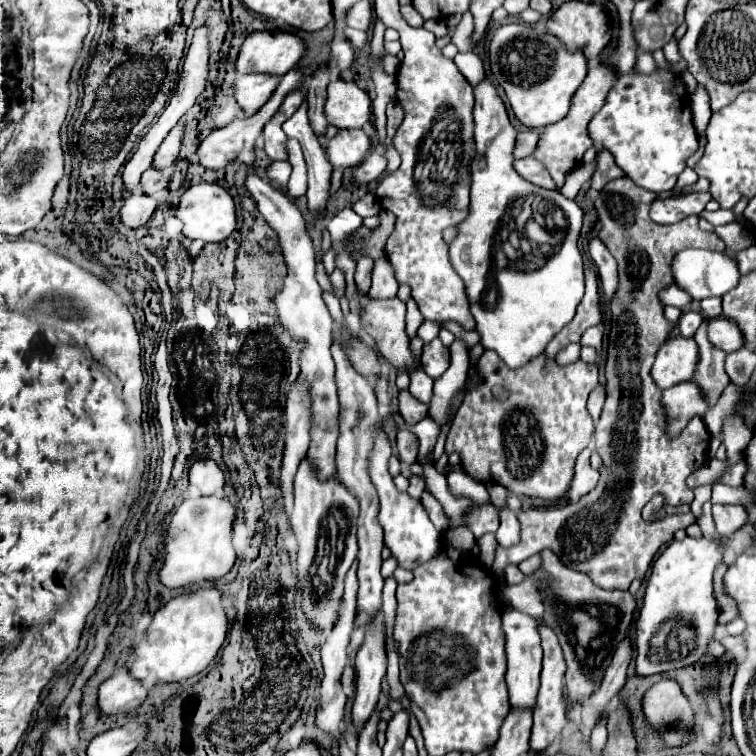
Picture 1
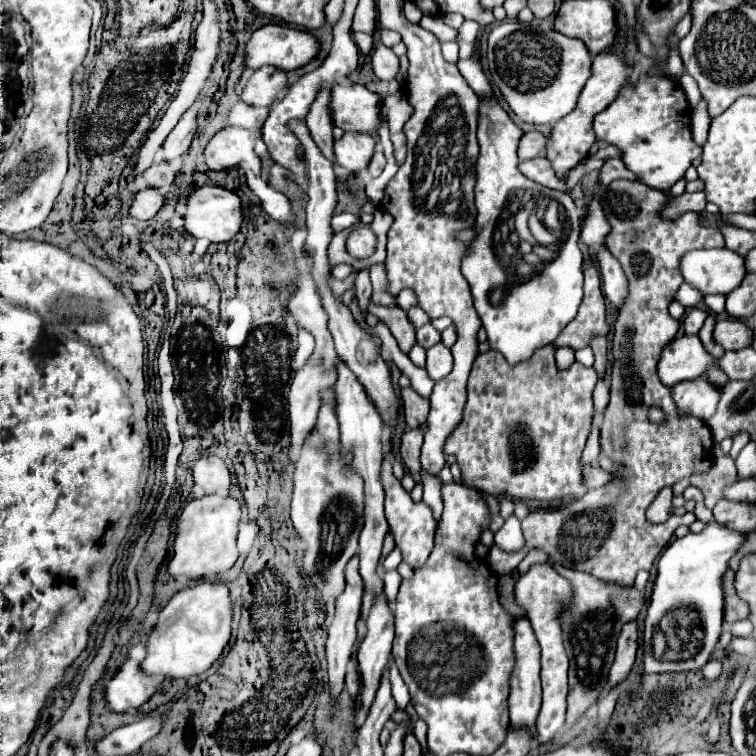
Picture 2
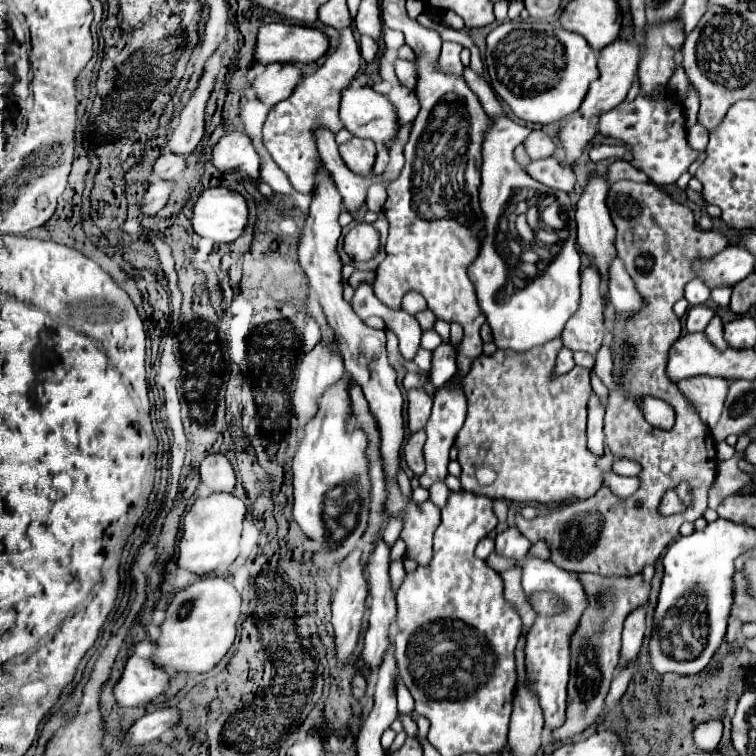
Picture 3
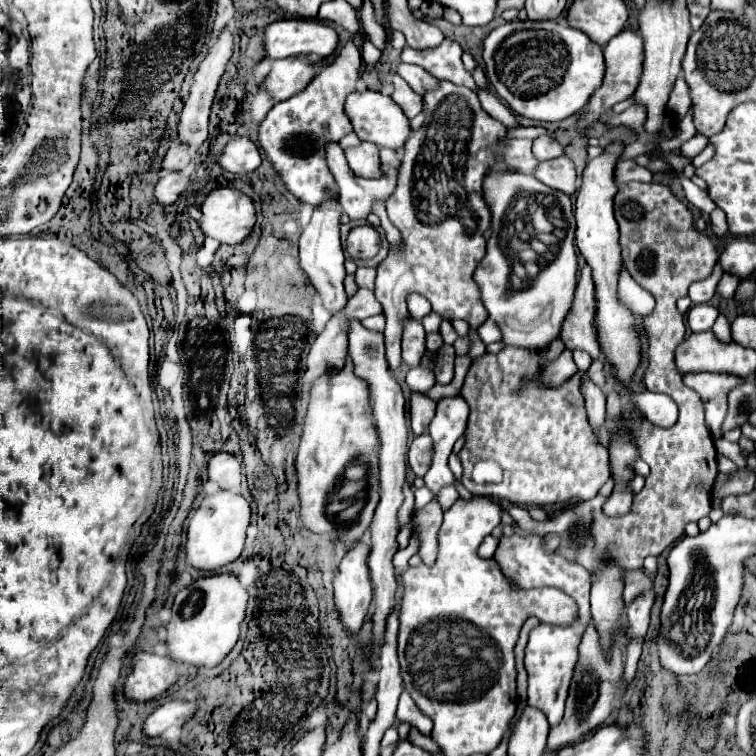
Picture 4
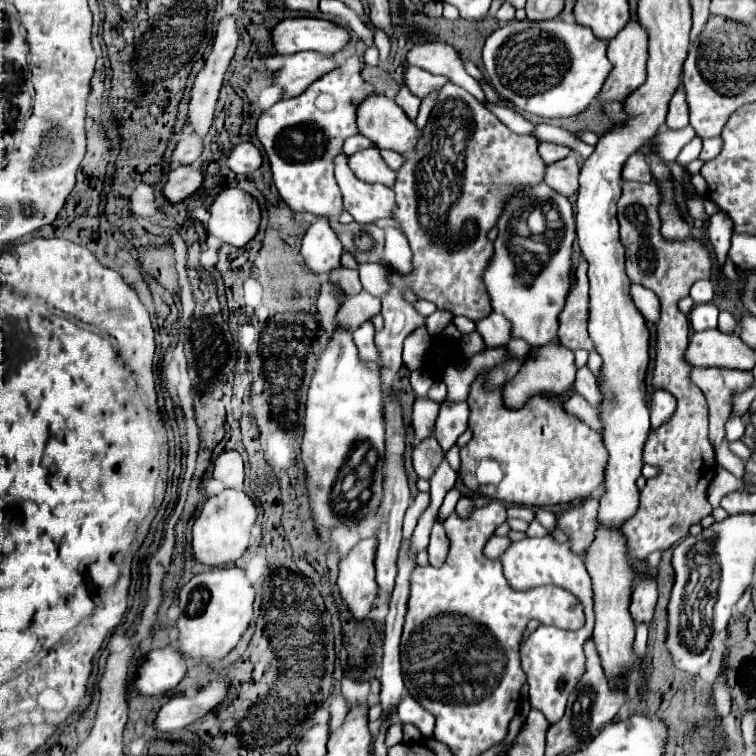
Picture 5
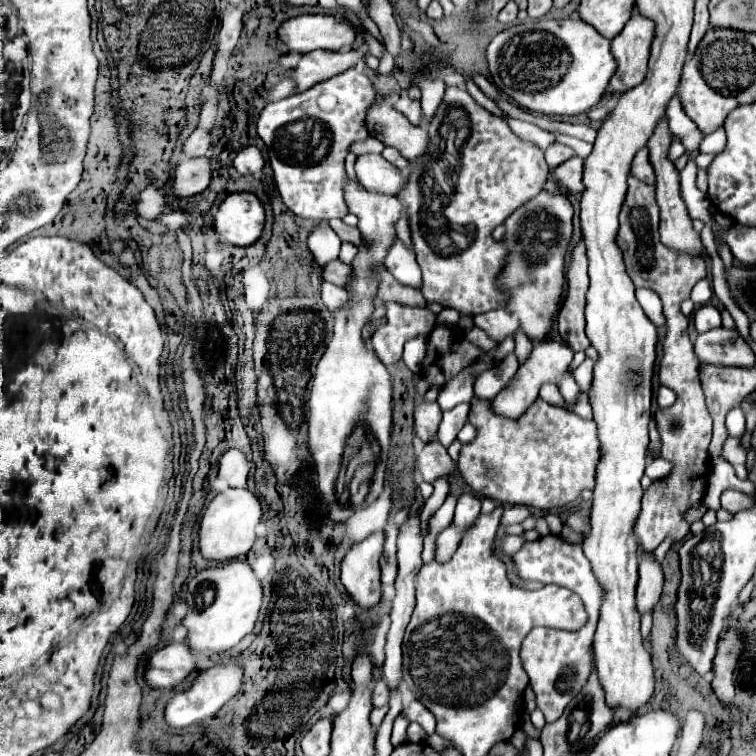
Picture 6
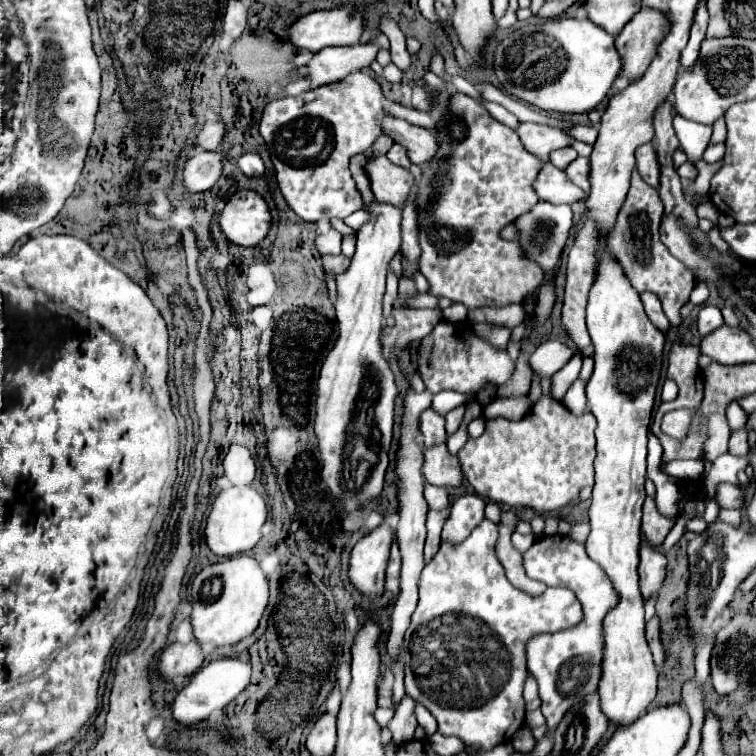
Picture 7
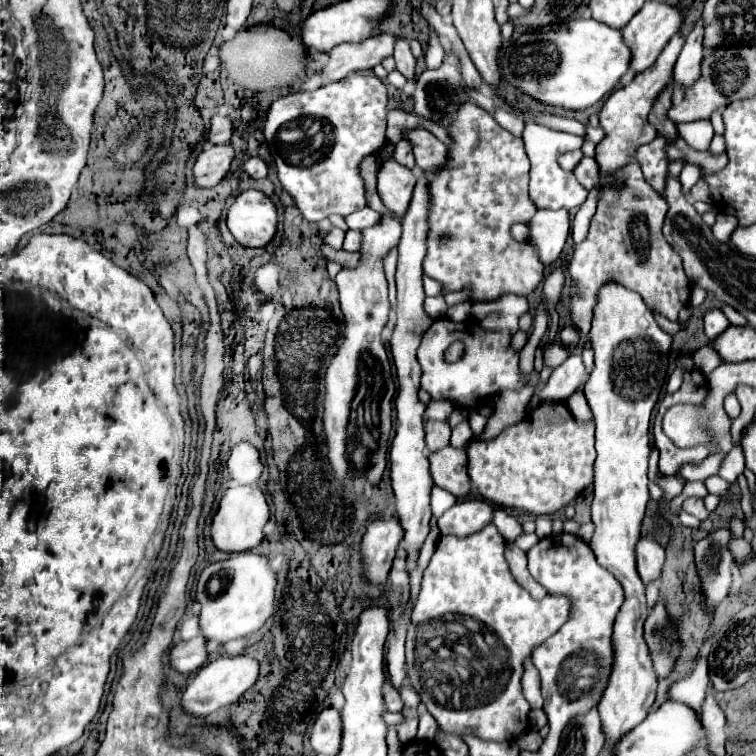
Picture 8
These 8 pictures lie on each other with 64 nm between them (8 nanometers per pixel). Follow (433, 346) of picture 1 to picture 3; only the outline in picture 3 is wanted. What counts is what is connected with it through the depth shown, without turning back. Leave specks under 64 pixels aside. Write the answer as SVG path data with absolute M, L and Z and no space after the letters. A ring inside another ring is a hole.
M442 343L436 350L434 350L434 358L432 358L432 370L430 370L430 380L434 384L434 388L440 388L444 386L456 372L456 359L455 354L446 347L447 350L441 352L442 346L446 346Z

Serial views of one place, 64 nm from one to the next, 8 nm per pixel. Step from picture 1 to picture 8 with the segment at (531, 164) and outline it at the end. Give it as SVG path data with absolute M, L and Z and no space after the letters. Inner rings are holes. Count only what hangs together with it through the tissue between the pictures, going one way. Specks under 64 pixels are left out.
M582 158L582 162L576 166L574 170L578 182L586 188L586 190L592 190L596 184L598 184L598 178L600 178L600 168L596 164L594 158Z

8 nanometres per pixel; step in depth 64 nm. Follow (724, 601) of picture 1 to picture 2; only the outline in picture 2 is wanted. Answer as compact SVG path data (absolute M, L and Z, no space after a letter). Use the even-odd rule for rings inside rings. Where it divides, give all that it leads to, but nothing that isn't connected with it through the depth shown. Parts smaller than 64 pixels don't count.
M724 586L724 596L726 596L726 622L736 622L748 618L748 604L738 598L734 586Z

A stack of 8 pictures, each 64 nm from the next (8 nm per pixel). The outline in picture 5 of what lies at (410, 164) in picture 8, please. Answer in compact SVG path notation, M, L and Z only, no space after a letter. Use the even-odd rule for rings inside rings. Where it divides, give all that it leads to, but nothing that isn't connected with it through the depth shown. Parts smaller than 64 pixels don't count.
M380 150L380 154L382 154L384 162L386 162L392 170L398 170L398 168L404 164L404 156L400 156L400 154L394 152L394 150Z

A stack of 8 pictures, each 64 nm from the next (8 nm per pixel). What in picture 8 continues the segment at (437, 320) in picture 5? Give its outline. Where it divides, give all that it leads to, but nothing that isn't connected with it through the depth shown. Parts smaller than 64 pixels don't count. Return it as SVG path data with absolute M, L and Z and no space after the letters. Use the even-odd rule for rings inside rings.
M462 302L450 307L446 316L455 322L463 322L470 316L472 304L470 302Z

